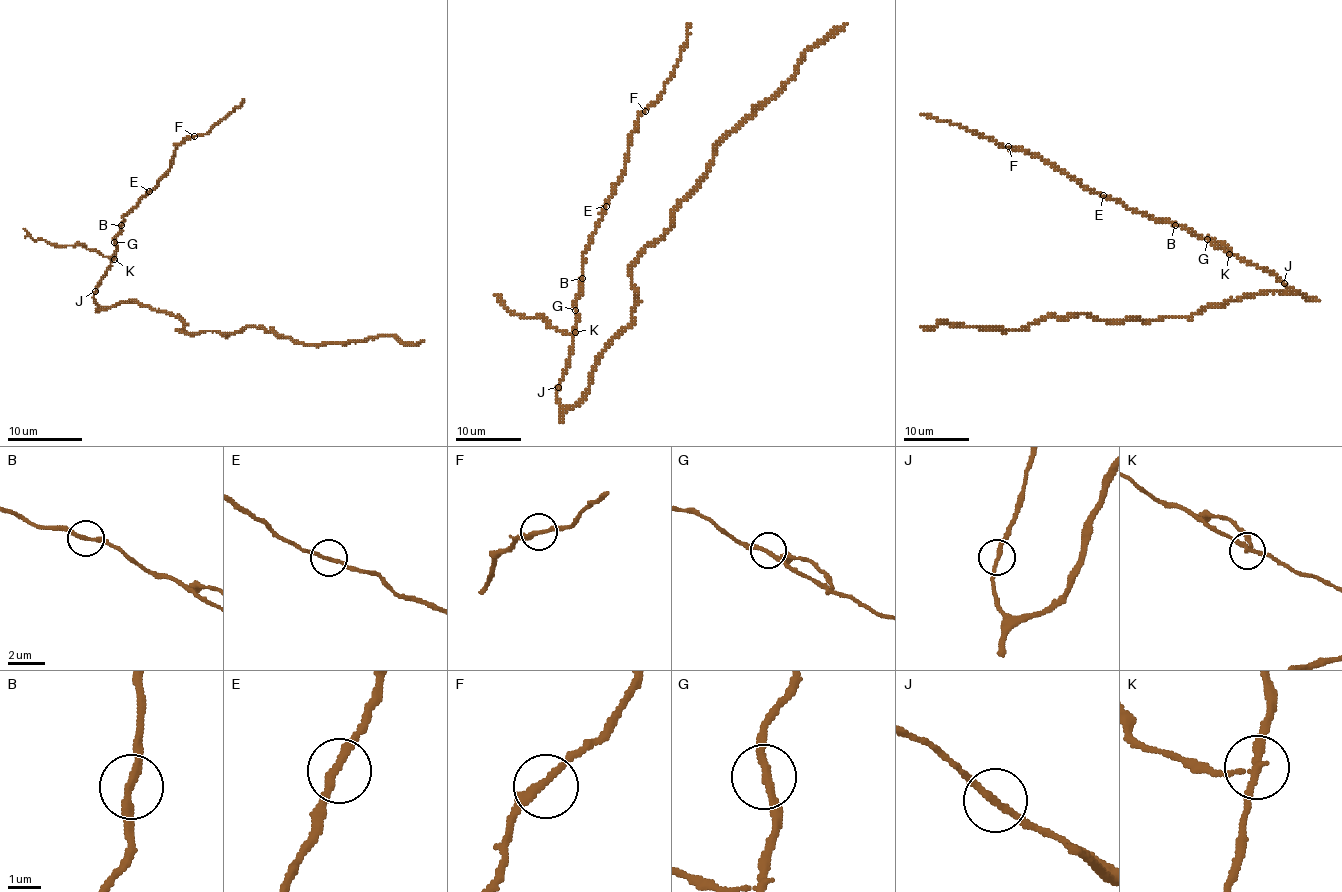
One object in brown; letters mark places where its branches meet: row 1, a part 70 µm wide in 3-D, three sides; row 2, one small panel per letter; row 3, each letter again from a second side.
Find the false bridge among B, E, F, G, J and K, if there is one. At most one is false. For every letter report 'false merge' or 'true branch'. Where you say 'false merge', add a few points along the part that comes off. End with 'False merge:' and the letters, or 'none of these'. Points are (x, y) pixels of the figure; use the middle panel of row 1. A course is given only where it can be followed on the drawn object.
B: true branch
E: true branch
F: true branch
G: true branch
J: true branch
K: false merge; course (575, 331), (562, 333), (538, 317), (516, 315), (495, 294)
False merge: K

